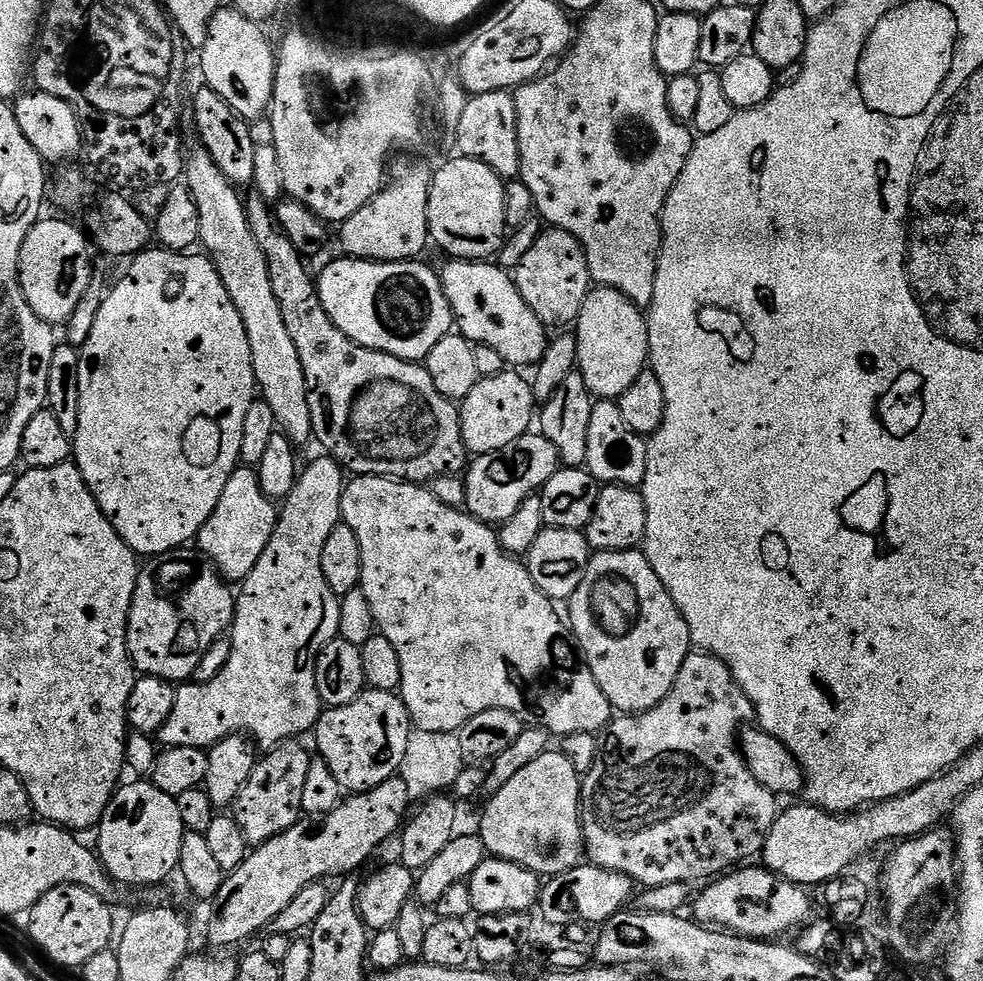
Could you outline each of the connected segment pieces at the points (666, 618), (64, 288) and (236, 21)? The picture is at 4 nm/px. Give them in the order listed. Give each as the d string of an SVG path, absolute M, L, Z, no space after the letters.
M643 551L596 552L589 555L582 586L574 590L566 602L566 608L566 620L576 637L578 651L594 674L598 686L602 686L602 694L606 694L617 713L645 712L663 702L678 678L678 670L682 670L682 662L686 662L693 647L692 635L686 626L686 618L682 618L674 598L670 598L658 574L654 574Z
M41 218L22 242L20 285L30 310L47 324L60 326L63 320L70 319L92 284L92 264L88 261L90 240L85 233L84 236L68 220Z
M224 6L216 12L208 26L208 37L203 48L199 49L200 72L204 75L203 83L212 88L226 101L230 107L245 118L260 116L269 111L272 102L272 88L276 84L277 57L274 55L274 48L268 45L264 32L257 21L246 18L242 13L237 12L235 7Z

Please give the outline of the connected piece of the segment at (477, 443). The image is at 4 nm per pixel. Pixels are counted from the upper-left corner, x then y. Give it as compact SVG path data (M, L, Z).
M505 370L496 376L477 380L474 390L470 390L470 394L459 405L464 446L473 457L497 452L510 446L510 442L529 435L531 428L528 427L531 424L533 427L538 401L532 393L531 383L516 372L519 371Z

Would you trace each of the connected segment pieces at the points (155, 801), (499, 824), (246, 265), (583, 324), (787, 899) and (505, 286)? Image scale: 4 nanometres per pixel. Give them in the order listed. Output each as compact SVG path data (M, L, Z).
M151 782L126 784L117 787L98 825L100 837L95 847L100 862L117 885L160 884L180 867L182 838L186 829L178 814L176 797L158 790Z
M560 750L544 751L529 765L522 766L506 786L490 796L484 808L478 835L485 853L529 868L541 878L551 878L577 867L586 856L580 825L581 779L581 773L570 766Z
M203 146L195 147L187 149L182 180L194 198L194 206L198 206L200 244L212 265L218 270L238 314L242 314L242 322L246 326L246 338L250 338L250 358L254 362L259 395L270 406L270 410L274 410L274 418L279 431L287 436L293 445L301 446L300 444L313 439L308 387L302 370L302 362L298 358L298 350L294 347L294 342L286 330L286 322L282 322L282 310L278 310L278 298L274 298L274 290L270 286L270 270L266 266L266 258L262 258L262 249L259 248L252 233L245 201L236 193L239 192L237 185L229 182L226 174L218 170L218 162L210 158L210 154Z
M596 286L589 291L574 321L574 335L578 346L578 370L593 397L616 400L626 390L630 390L638 374L646 371L649 359L645 313L618 290Z
M744 866L739 870L729 871L719 878L713 879L707 885L709 888L692 904L692 907L694 906L693 917L699 923L705 926L715 926L720 930L727 930L737 936L747 936L753 940L771 942L780 938L778 936L782 935L783 932L788 932L791 928L794 928L794 930L799 929L809 923L810 917L808 915L812 912L813 901L810 896L810 901L808 901L808 896L804 893L807 891L801 885L792 884L789 880L784 879L782 876L777 876L775 872L770 872L763 866L757 866L757 868L748 867L752 866Z
M455 258L447 261L449 264L439 269L438 275L440 285L444 288L446 298L452 307L452 318L459 335L471 340L473 345L489 344L498 354L502 354L505 365L520 366L516 364L539 364L542 354L548 349L550 339L546 326L526 306L522 294L516 288L515 279L504 268L496 262L477 262L475 260L457 260Z

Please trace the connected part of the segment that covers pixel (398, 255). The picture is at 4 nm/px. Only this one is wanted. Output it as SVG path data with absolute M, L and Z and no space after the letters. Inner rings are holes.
M408 154L390 168L390 179L384 189L358 214L339 225L343 255L357 260L415 260L424 247L429 247L428 195L432 189L433 169L420 160L411 160Z

